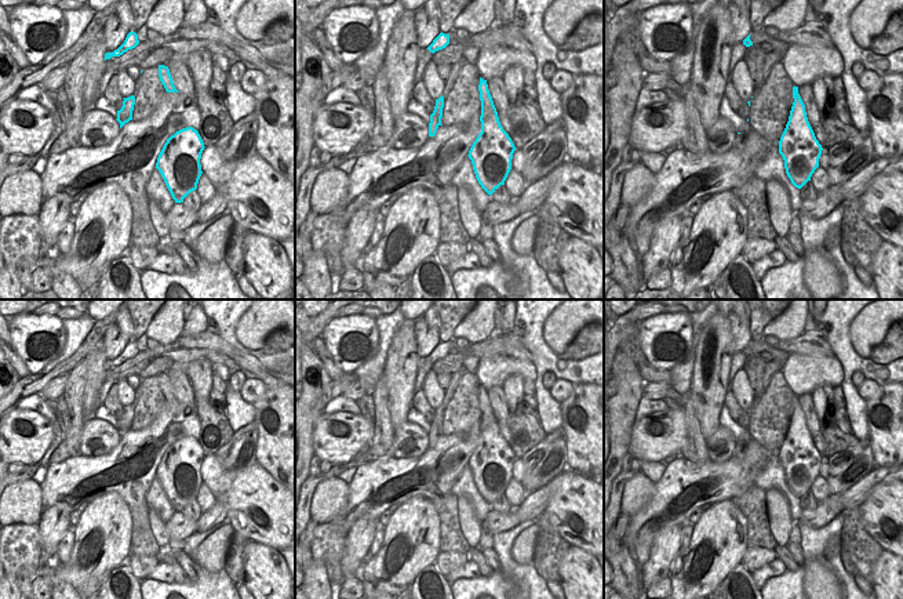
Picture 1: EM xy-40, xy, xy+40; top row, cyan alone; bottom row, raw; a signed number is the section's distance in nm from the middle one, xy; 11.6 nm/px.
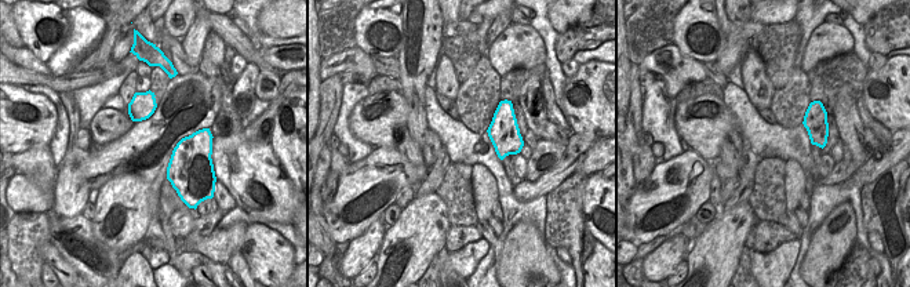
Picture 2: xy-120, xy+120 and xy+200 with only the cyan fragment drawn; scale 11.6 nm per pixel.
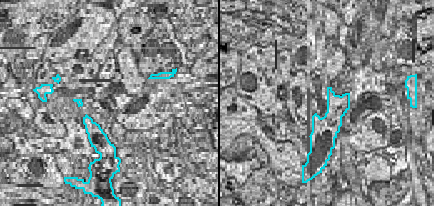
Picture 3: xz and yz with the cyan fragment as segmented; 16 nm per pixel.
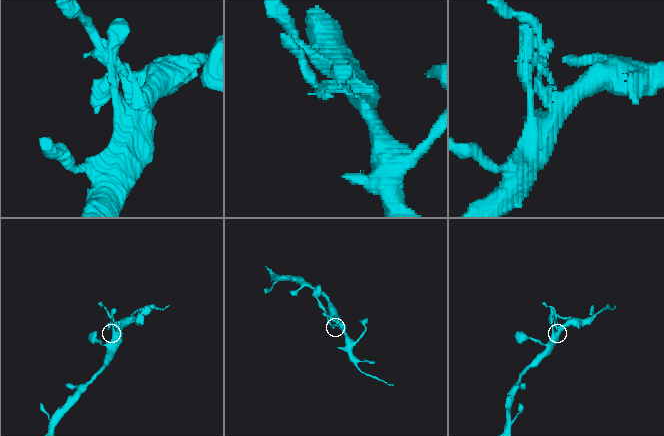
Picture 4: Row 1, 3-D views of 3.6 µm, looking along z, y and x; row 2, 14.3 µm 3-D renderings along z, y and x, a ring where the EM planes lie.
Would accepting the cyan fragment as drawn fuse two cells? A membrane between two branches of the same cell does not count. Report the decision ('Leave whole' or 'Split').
Split.

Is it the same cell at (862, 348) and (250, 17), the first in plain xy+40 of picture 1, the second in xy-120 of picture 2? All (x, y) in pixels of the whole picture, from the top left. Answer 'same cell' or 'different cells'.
different cells

